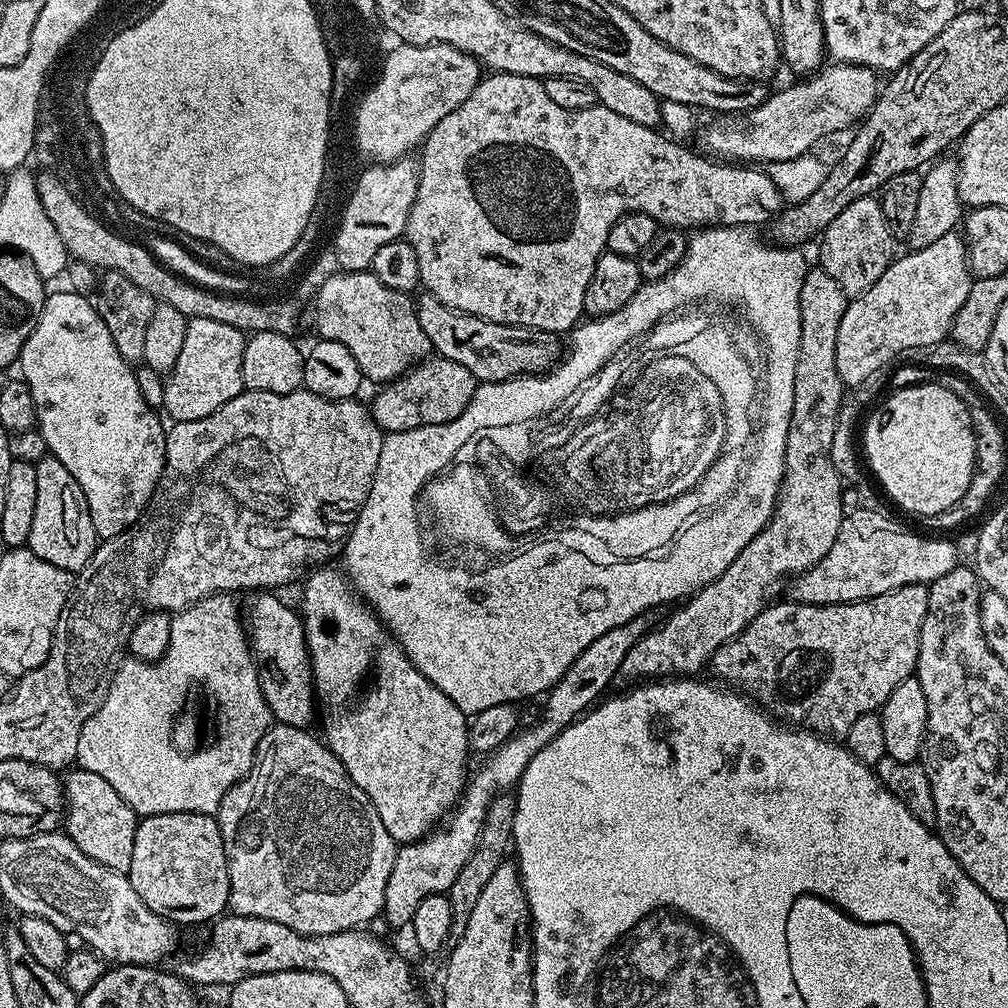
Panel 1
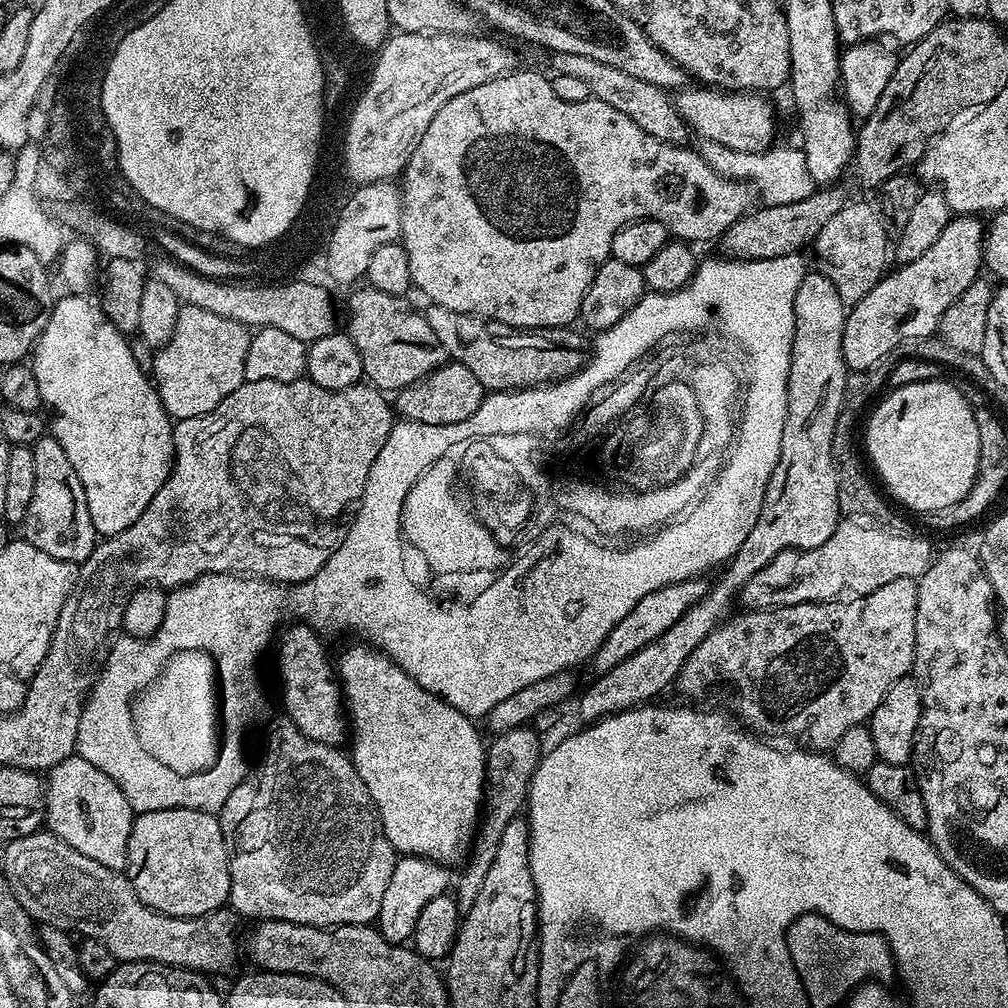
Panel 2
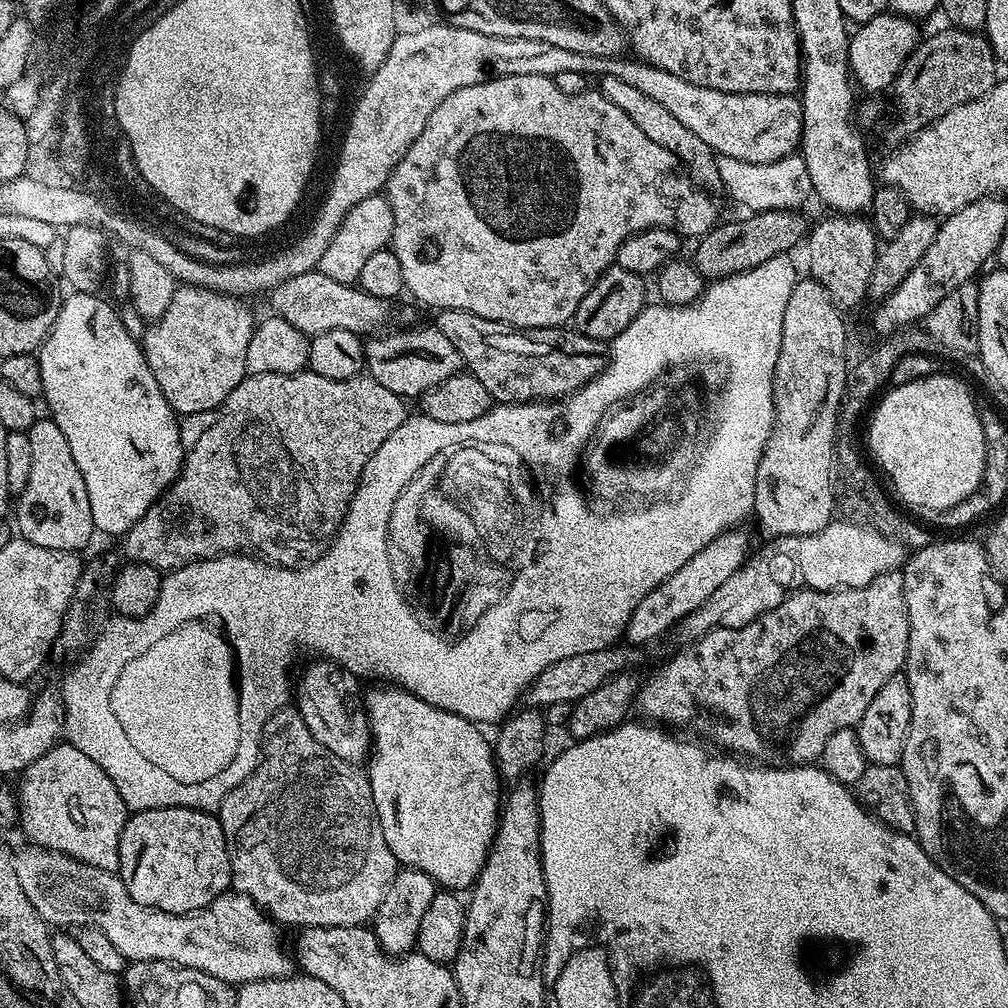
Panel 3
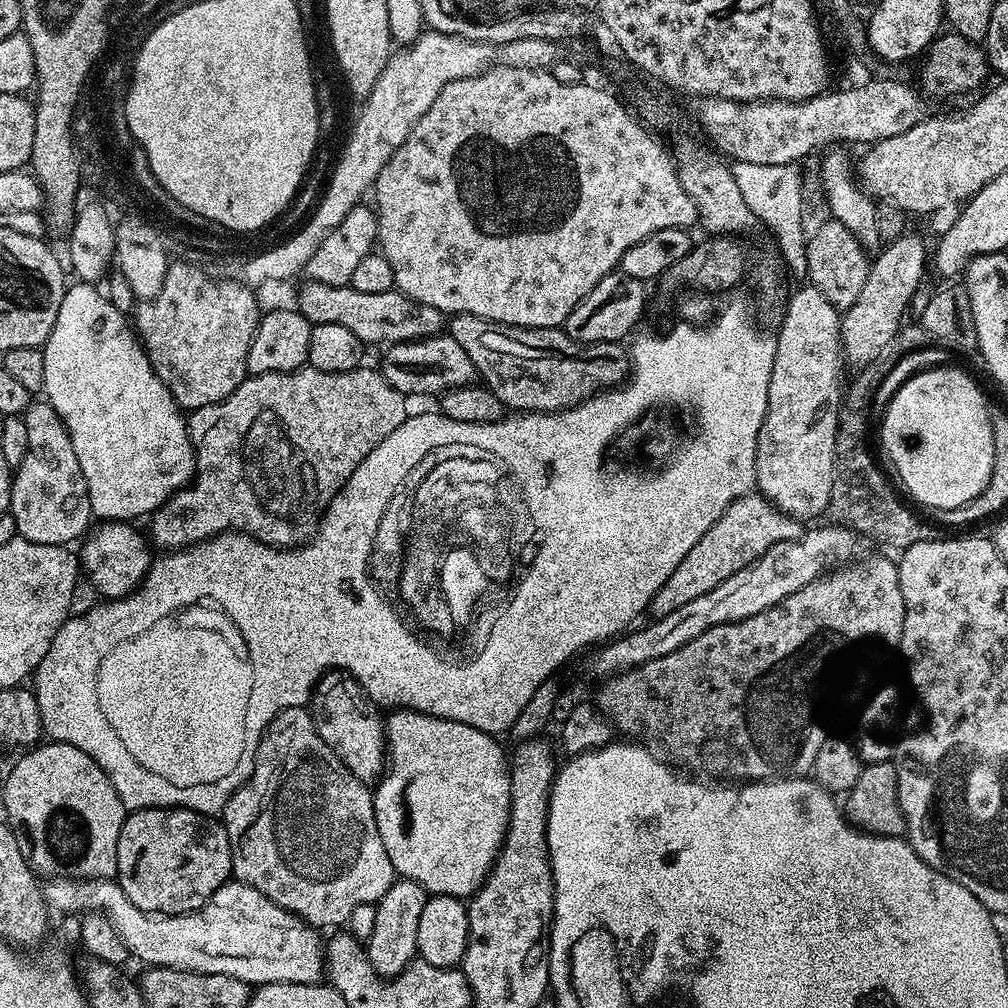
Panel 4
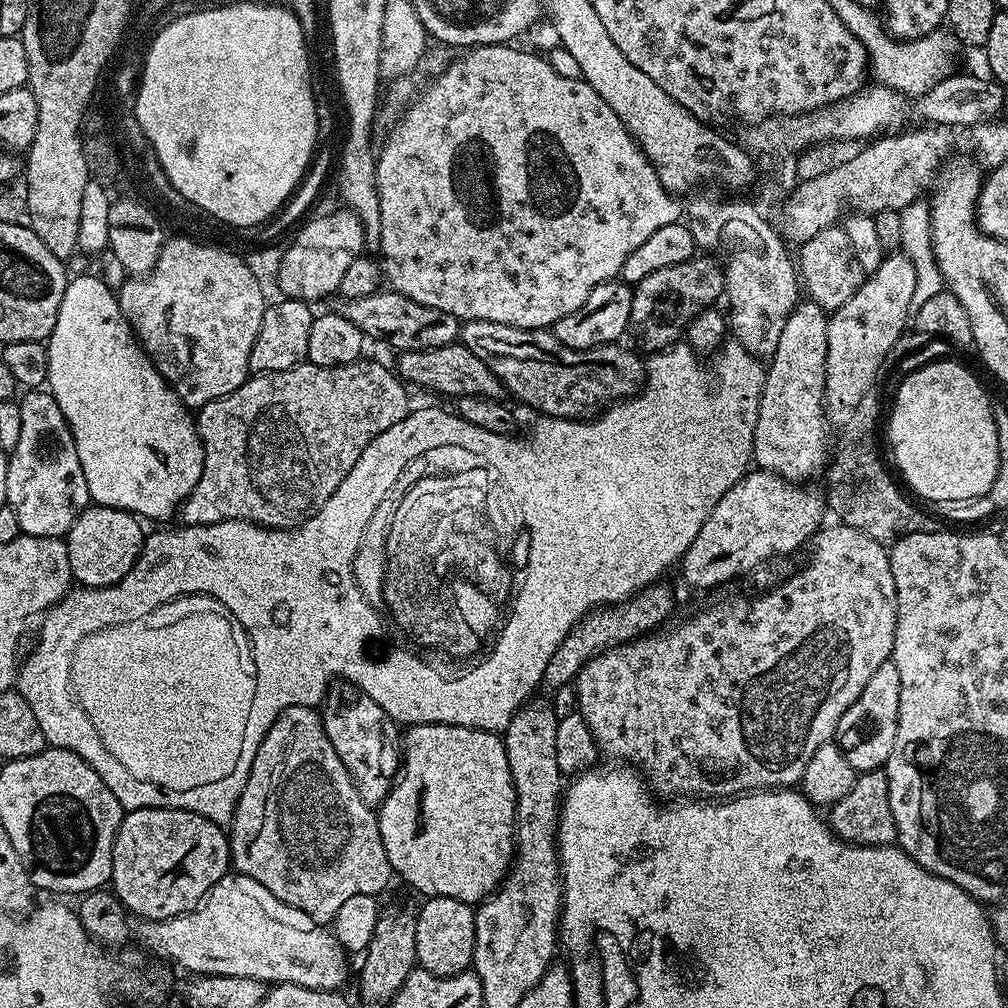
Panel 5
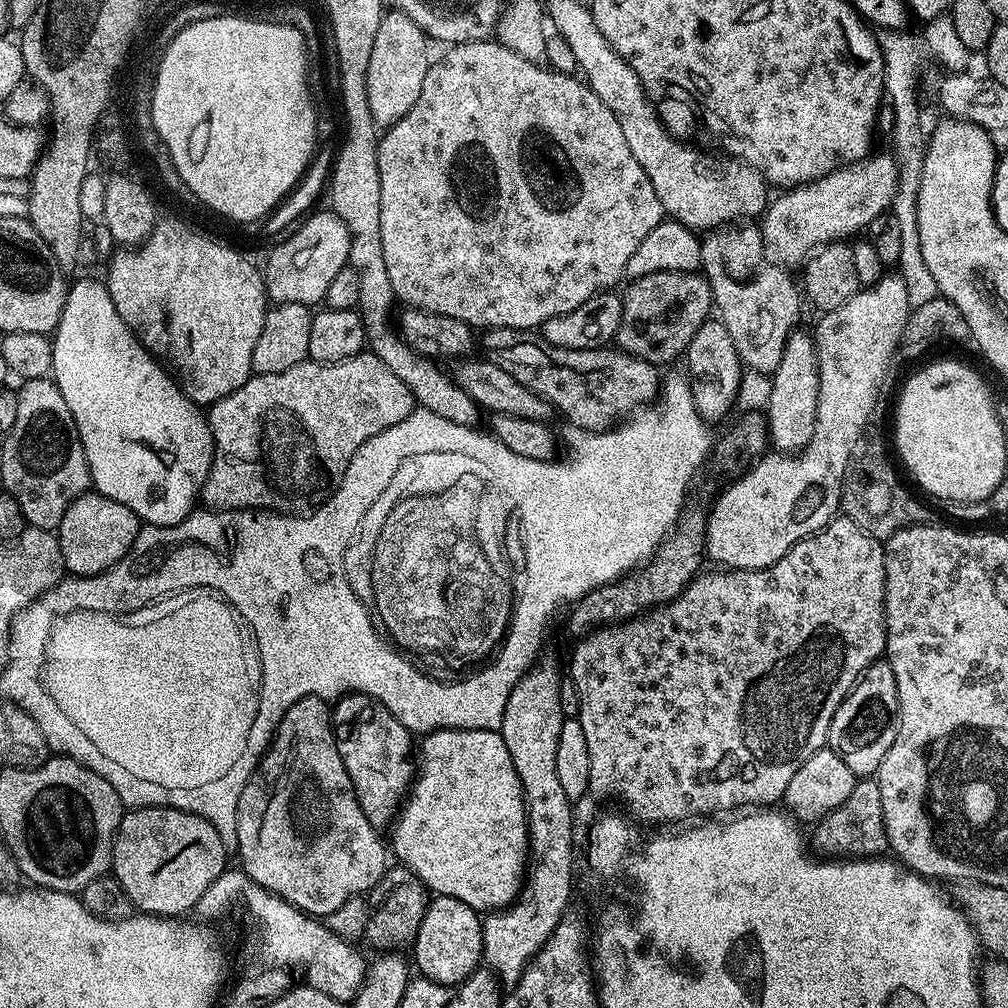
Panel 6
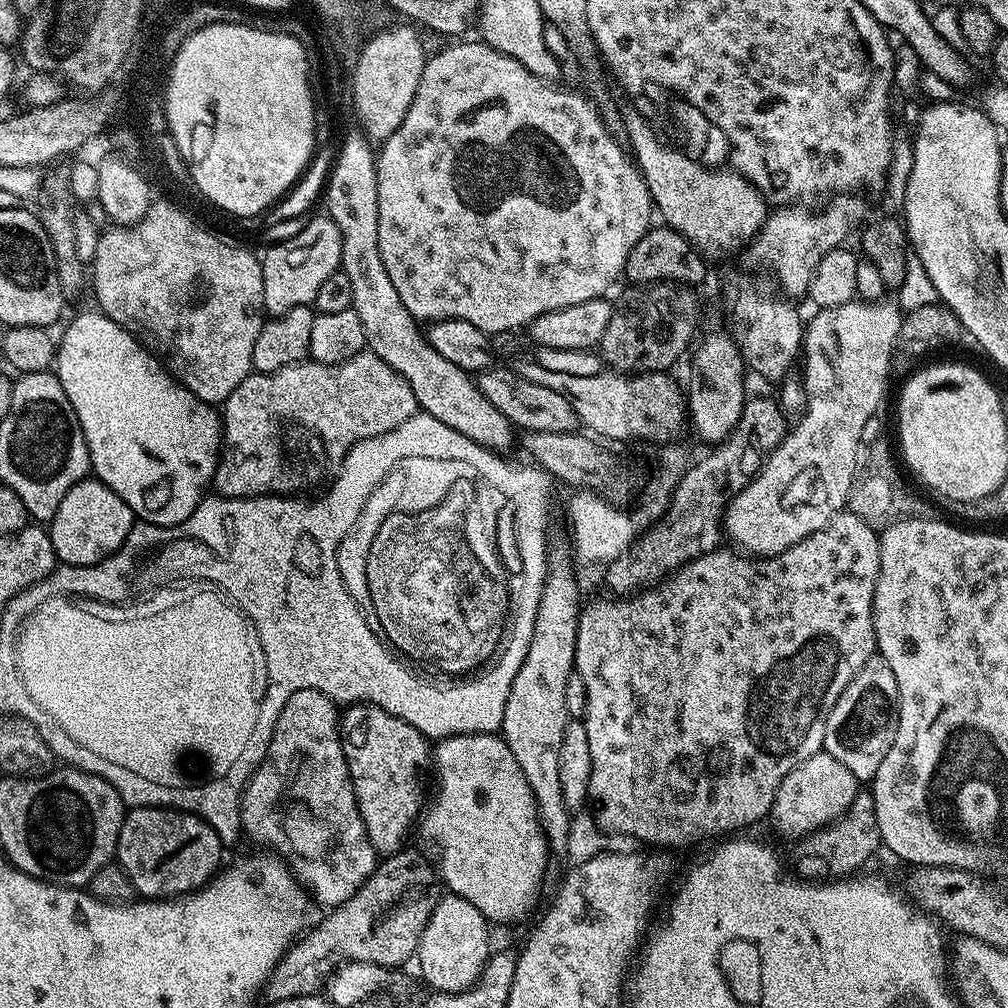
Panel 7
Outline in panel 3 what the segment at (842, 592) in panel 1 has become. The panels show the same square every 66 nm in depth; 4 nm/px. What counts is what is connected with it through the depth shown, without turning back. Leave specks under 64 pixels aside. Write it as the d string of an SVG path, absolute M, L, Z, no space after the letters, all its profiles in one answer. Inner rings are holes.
M843 518L833 519L820 532L806 534L805 536L777 536L767 541L768 545L749 555L744 564L702 602L698 610L683 616L670 636L680 643L680 646L695 644L702 639L707 632L716 628L741 628L750 622L754 622L763 612L769 612L774 606L781 604L785 596L801 590L814 592L834 592L838 588L861 588L870 582L874 582L879 576L885 576L887 572L897 571L905 563L906 548L899 540L893 540L883 536L878 530L867 528L864 524L855 524L852 520Z

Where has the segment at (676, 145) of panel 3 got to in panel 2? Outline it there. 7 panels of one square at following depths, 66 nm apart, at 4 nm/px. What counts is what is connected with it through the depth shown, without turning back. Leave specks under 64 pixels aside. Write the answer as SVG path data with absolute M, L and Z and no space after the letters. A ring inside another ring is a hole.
M562 52L555 57L555 60L555 71L559 75L570 74L574 78L582 78L582 82L586 82L589 95L593 99L609 103L610 106L614 107L614 110L619 110L626 117L633 119L651 137L658 138L659 141L665 141L668 144L681 145L685 141L683 139L687 135L689 136L687 124L681 118L680 113L675 108L675 103L665 92L665 89L644 82L640 78L634 78L633 75L626 74L625 71L618 70L617 67L595 62L594 59L588 59L582 54Z

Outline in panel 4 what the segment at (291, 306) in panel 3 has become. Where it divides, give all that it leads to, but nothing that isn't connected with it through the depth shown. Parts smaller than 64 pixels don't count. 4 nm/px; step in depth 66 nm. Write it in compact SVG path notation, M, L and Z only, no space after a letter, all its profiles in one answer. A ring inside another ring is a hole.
M317 280L304 282L300 288L298 311L312 324L337 324L360 339L361 344L405 344L411 340L425 340L441 335L446 328L446 313L434 306L426 306L399 290L382 294L358 294L351 286L330 286Z

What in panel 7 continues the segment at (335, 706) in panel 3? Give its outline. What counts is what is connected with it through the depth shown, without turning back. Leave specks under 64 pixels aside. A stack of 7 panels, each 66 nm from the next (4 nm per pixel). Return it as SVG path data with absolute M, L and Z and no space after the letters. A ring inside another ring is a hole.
M353 704L340 717L340 745L346 758L354 798L377 853L391 854L405 847L408 827L422 815L420 760L429 759L430 741L402 718L373 704Z

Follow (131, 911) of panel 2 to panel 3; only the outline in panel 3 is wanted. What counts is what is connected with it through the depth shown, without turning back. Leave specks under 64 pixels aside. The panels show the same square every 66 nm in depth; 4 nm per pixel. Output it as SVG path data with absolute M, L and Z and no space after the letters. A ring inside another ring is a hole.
M27 847L14 856L18 883L49 926L91 926L102 930L122 950L125 961L161 960L214 974L214 978L233 986L252 980L275 980L293 971L293 957L289 953L287 956L280 945L277 921L241 892L223 892L196 912L160 912L134 902L115 872L80 864L49 848Z

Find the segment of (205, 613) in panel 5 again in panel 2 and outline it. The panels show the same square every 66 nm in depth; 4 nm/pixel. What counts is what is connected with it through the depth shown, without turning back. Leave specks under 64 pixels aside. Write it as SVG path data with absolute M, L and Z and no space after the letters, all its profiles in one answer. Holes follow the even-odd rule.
M199 650L176 653L168 676L164 676L164 688L152 688L152 692L140 700L136 720L140 720L144 744L148 744L164 764L172 764L172 768L180 768L180 772L204 768L204 764L212 760L212 728L218 724L216 661Z

